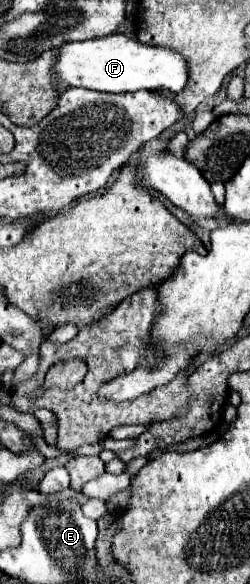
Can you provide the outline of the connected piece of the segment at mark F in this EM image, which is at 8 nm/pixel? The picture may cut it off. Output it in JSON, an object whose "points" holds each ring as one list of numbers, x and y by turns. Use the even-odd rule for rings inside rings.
{"points":[[110,34,96,40,60,46,54,72,68,86,90,88,98,92,138,92,158,88,180,92,188,82,188,64,178,52,146,46,134,38,128,38,126,34]]}

